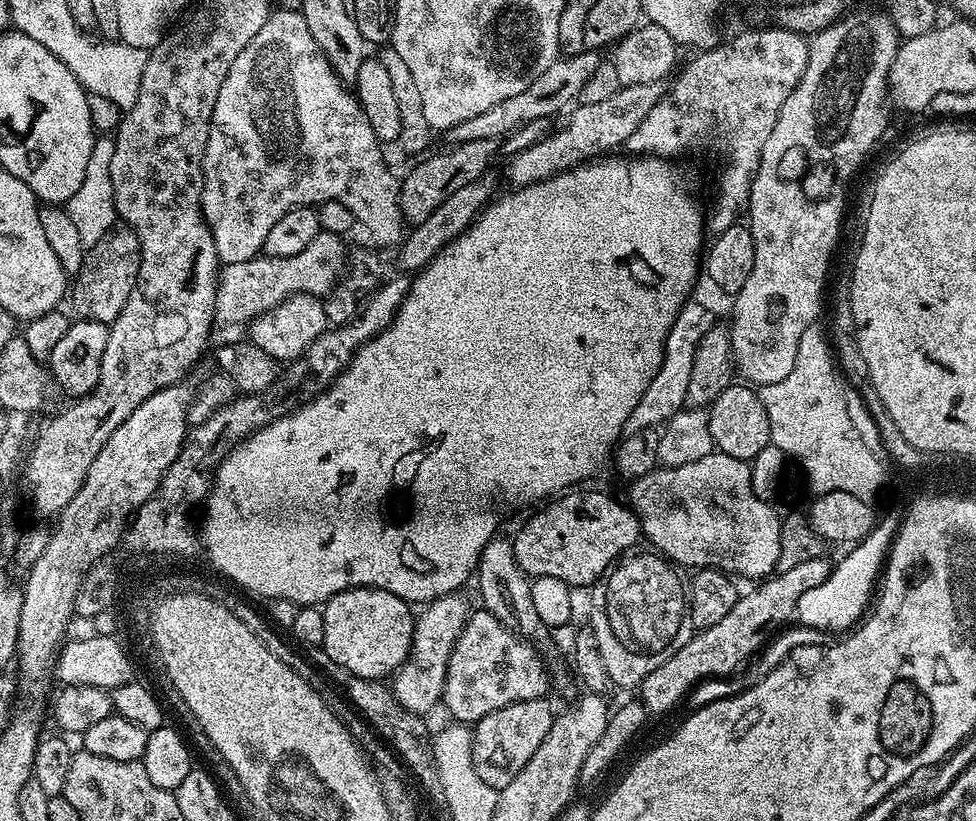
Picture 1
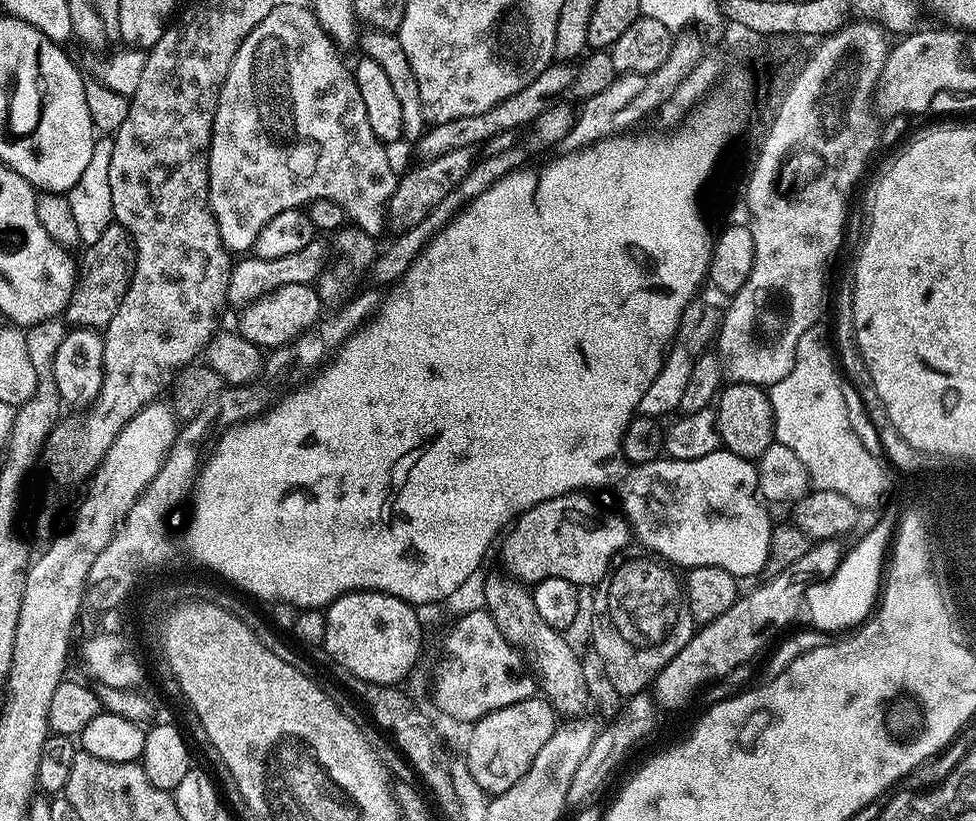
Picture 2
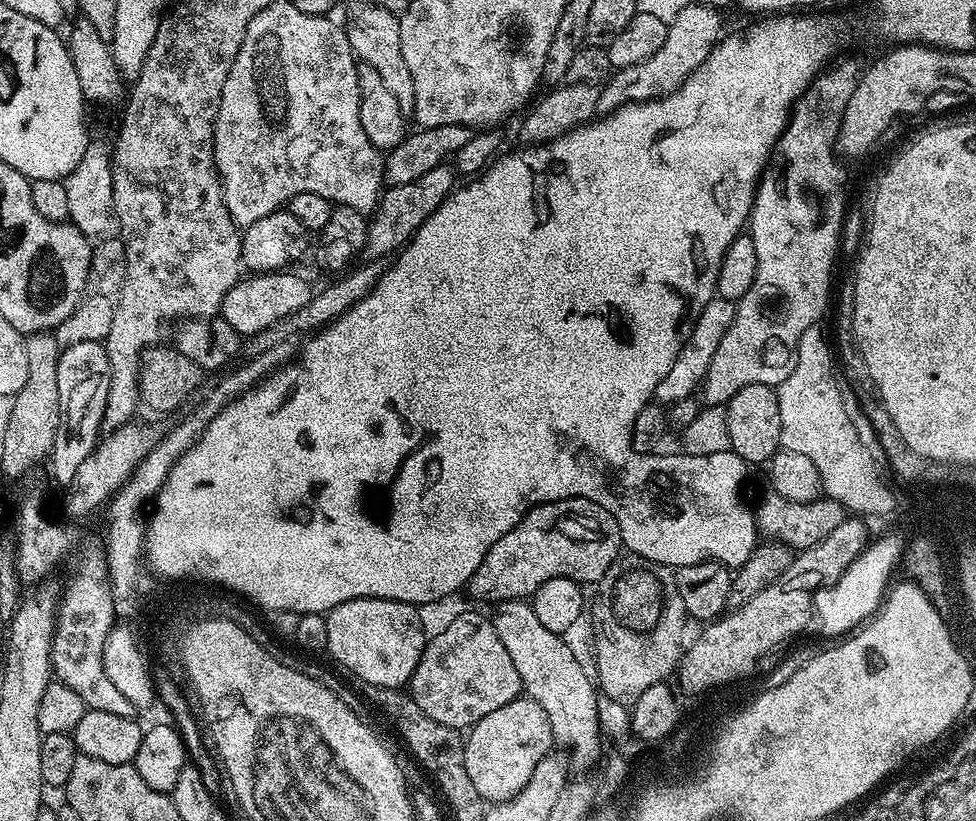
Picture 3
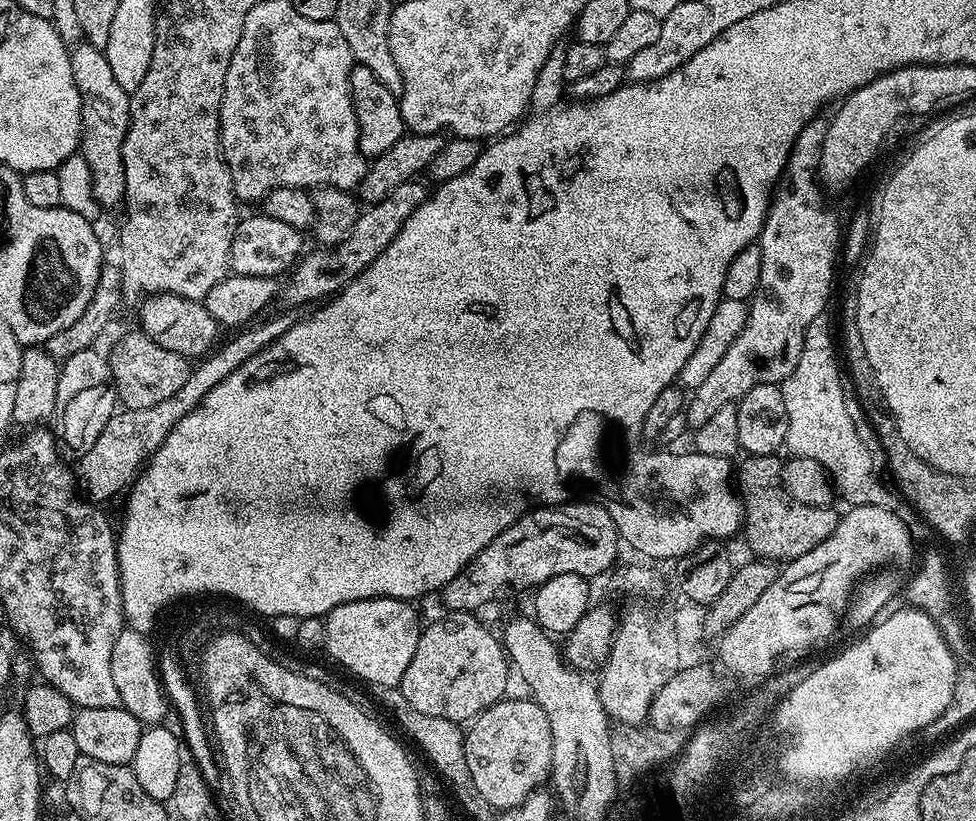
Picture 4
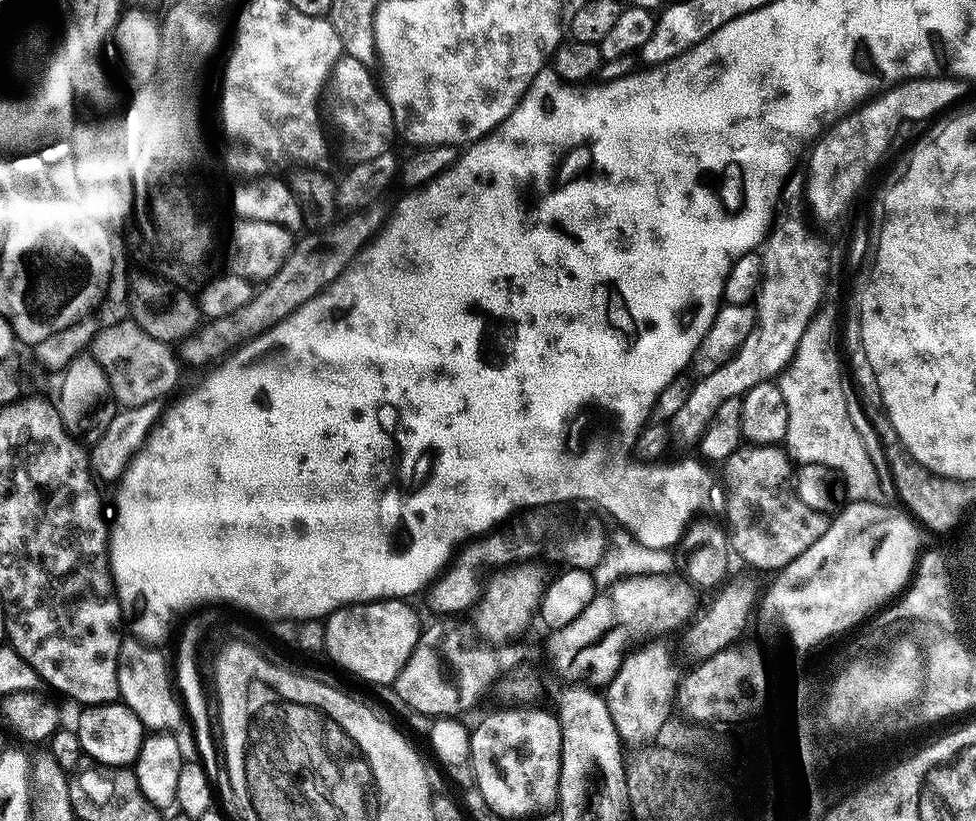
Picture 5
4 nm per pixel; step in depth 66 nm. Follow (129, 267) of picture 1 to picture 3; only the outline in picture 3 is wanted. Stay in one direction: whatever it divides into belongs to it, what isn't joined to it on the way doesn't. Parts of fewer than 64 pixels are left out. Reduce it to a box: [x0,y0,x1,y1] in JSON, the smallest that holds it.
[58,238,128,346]

